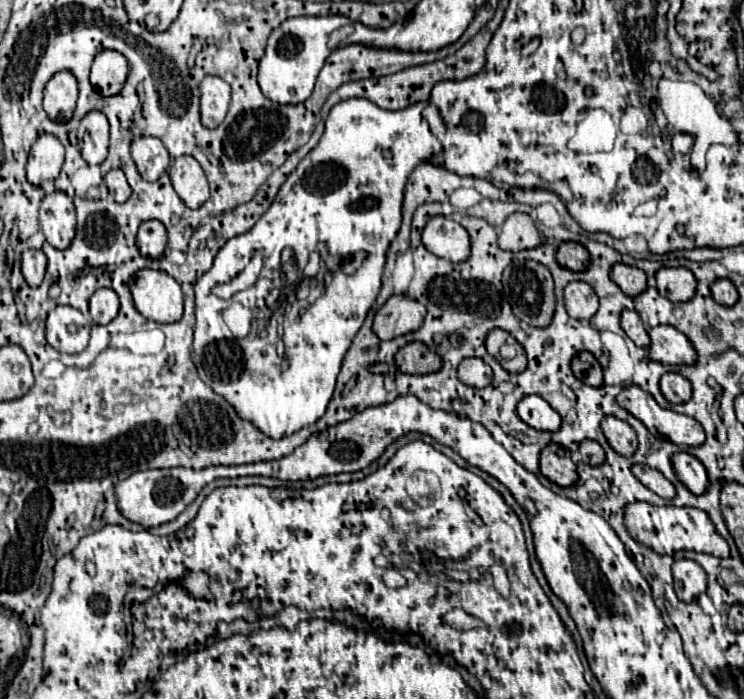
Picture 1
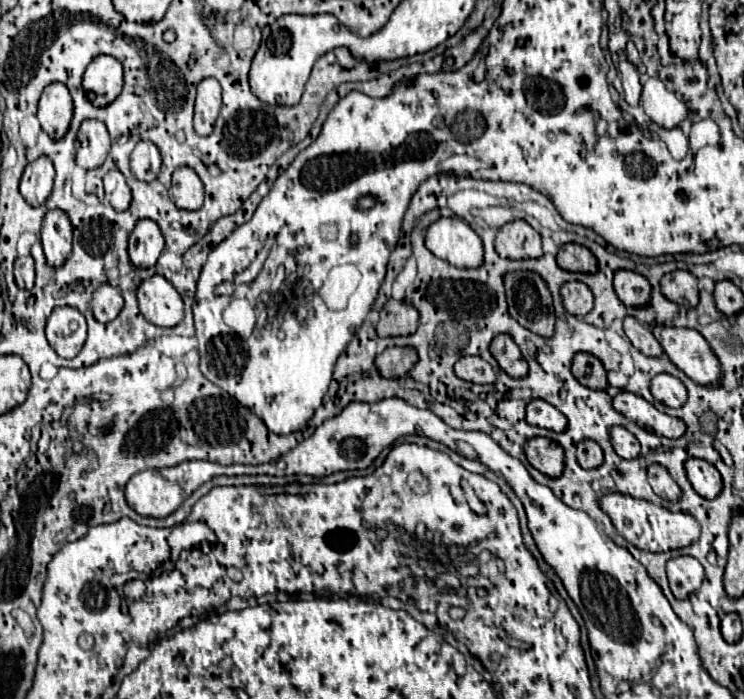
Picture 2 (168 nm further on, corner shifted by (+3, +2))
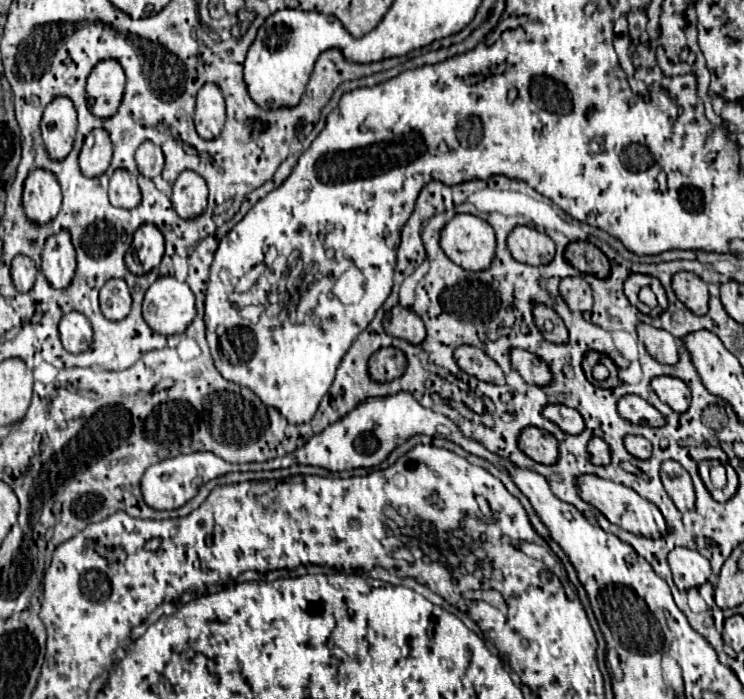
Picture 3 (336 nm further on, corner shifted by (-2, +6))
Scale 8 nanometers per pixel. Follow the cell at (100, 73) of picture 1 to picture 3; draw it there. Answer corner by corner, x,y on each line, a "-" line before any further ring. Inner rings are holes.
100,60
90,72
86,98
88,108
98,118
110,118
122,100
126,86
126,76
122,66
116,60

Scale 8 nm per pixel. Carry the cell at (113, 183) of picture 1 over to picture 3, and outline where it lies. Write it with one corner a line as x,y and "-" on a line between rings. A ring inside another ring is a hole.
116,170
110,176
110,202
118,208
136,208
140,204
136,178
128,170

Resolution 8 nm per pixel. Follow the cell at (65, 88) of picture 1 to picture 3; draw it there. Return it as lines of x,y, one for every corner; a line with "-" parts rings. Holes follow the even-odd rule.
56,96
44,110
40,130
44,146
54,160
68,156
76,134
76,110
72,100
66,96

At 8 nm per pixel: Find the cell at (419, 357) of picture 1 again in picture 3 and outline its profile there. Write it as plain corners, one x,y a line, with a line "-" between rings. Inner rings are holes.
380,348
370,356
368,372
376,382
388,382
400,378
406,370
406,354
398,348

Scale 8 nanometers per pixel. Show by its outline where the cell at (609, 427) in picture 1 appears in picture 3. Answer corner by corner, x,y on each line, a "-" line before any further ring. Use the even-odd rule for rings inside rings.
626,436
624,446
632,456
636,456
640,460
646,460
652,454
652,444
642,436

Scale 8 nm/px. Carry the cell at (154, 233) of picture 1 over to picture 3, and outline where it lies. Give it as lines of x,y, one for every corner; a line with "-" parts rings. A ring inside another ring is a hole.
142,224
134,232
132,246
126,252
126,266
134,274
148,274
164,256
164,236
154,224

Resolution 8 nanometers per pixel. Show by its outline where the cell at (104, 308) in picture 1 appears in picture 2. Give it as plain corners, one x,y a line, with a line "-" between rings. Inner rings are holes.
101,284
95,292
93,292
93,316
99,322
111,322
119,316
121,308
123,308
123,296
117,288
113,288
111,284

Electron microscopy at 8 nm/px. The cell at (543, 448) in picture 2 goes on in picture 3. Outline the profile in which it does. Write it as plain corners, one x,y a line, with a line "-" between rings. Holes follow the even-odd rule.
524,428
518,440
520,450
540,464
556,464
558,460
558,440
540,428

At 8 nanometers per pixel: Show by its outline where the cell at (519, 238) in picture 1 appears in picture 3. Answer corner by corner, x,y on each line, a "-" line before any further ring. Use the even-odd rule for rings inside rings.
516,226
508,236
508,250
518,262
542,266
554,256
554,242
536,228

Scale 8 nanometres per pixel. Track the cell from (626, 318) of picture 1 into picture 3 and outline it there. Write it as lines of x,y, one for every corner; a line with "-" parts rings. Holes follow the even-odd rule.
638,324
636,332
638,332
638,340
646,346
648,354
654,360
662,364
676,364
678,348
676,348
676,340
672,334
668,334
666,330
648,326
648,324

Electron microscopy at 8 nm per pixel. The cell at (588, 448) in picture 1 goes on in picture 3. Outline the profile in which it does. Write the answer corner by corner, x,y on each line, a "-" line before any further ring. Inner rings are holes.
594,436
594,438
588,442
588,456
590,456
590,462
592,462
592,464
600,464
600,466
610,464
610,448
608,448
608,444
606,444
602,438
598,438
598,436

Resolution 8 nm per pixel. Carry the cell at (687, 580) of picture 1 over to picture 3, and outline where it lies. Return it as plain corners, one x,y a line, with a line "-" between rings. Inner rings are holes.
674,548
668,554
668,564
674,574
674,584
680,592
688,588
698,588
710,578
710,562
696,550

